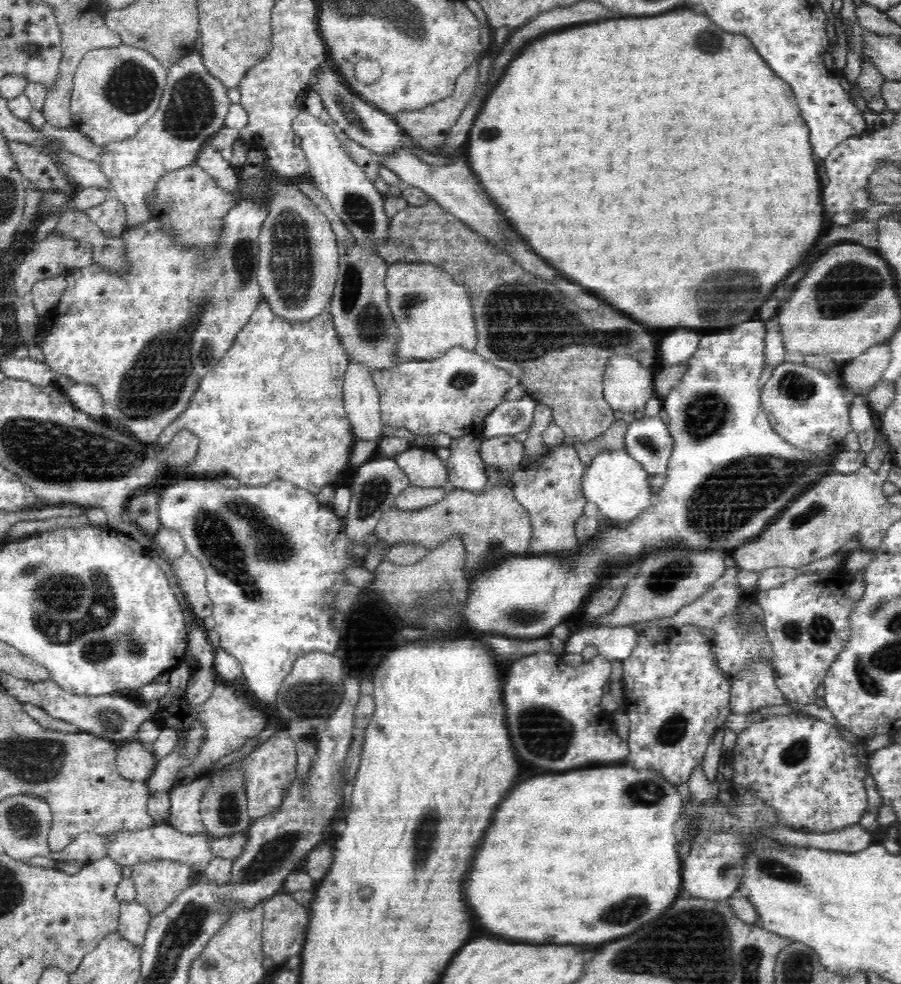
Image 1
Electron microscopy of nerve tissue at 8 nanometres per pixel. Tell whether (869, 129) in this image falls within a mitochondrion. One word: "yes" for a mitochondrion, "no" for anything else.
no

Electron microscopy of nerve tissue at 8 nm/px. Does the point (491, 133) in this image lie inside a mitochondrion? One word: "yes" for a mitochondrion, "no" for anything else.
yes

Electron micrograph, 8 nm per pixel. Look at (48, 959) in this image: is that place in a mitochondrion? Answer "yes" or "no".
no

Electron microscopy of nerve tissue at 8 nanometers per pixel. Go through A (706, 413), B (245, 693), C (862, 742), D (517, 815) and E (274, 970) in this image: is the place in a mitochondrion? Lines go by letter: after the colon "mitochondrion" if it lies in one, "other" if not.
A: mitochondrion
B: other
C: other
D: other
E: other

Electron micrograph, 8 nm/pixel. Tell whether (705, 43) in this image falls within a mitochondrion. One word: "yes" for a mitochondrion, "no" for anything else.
yes

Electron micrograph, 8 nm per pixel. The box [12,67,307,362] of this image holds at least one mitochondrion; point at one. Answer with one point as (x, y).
(191, 106)

